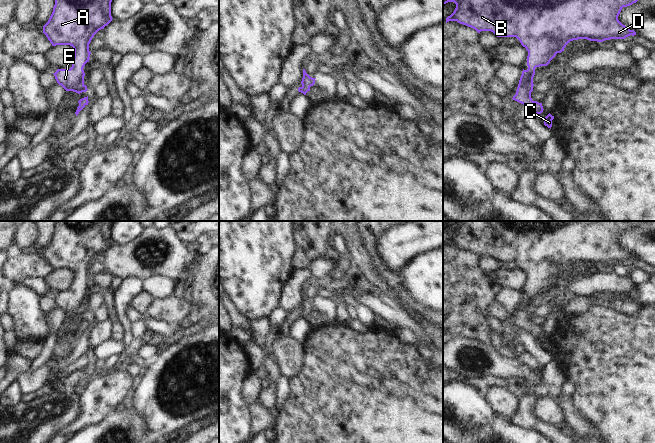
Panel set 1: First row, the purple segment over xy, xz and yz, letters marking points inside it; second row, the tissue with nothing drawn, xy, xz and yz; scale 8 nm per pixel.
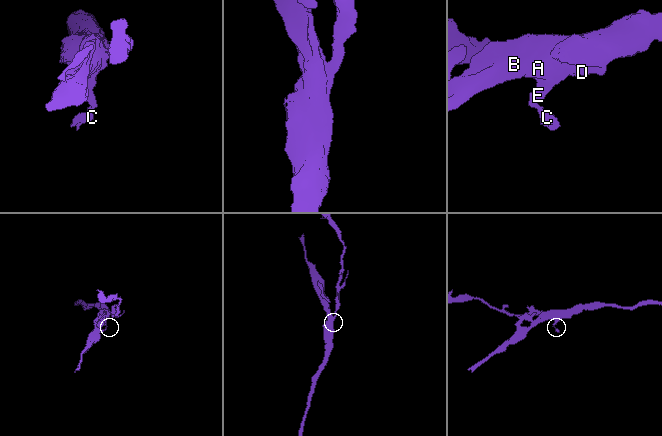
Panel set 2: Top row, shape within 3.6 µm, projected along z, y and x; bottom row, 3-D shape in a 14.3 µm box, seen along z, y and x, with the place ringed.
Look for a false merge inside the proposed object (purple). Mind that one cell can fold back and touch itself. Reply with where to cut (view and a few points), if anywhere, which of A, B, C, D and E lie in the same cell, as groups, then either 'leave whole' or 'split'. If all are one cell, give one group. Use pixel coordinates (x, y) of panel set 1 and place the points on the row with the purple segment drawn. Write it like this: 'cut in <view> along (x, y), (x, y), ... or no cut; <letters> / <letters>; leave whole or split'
no cut; A B C D E; leave whole

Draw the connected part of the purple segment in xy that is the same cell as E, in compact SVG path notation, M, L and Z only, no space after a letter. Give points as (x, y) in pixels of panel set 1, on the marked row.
M55 0L53 12L48 22L43 26L43 33L52 46L70 45L74 49L72 67L70 69L57 69L53 73L57 83L66 91L80 94L88 90L84 84L83 68L90 60L89 44L94 35L112 21L111 2L112 0Z

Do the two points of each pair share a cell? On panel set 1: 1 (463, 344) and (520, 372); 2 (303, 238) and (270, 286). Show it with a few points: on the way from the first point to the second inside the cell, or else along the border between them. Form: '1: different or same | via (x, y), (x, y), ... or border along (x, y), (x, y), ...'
1: same | via (477, 346), (482, 348), (500, 366), (506, 368)
2: different | border along (292, 231), (295, 247), (293, 255), (294, 267)

